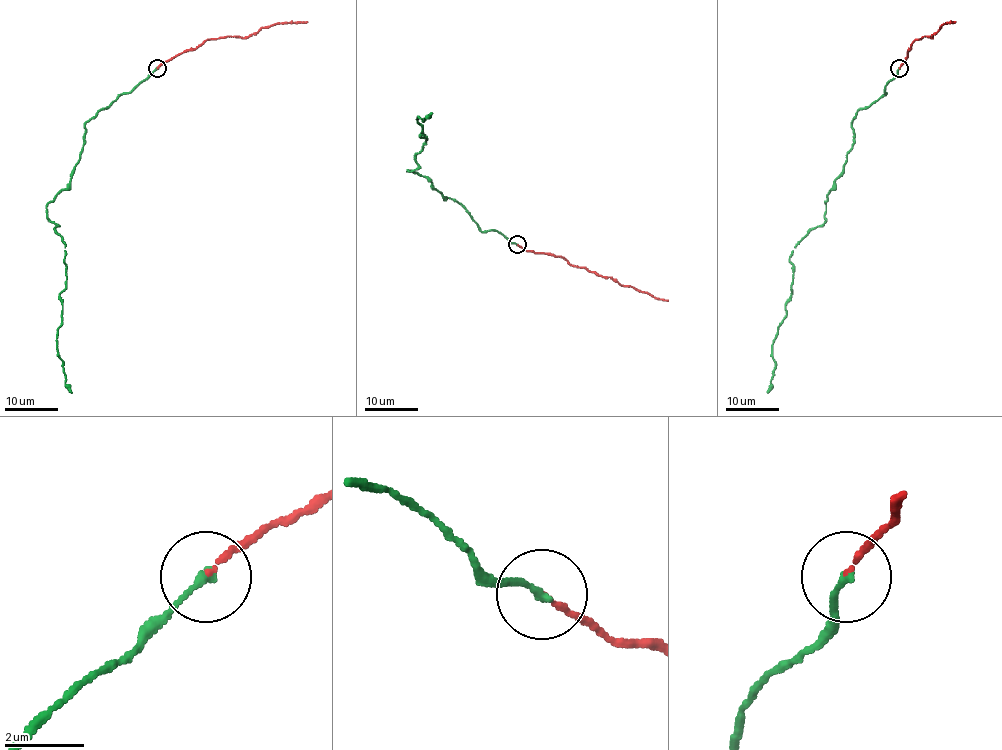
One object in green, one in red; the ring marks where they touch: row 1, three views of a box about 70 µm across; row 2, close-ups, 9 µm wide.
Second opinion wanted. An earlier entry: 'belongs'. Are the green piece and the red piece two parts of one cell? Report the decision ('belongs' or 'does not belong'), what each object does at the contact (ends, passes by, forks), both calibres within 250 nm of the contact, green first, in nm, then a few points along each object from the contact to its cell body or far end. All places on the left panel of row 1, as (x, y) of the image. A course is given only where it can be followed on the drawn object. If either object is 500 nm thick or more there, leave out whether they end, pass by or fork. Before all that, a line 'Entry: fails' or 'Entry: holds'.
Entry: holds
belongs; green ends; red ends; calibres 190 and 130 nm; course green (157, 68), (86, 123), (70, 185), (46, 207), (65, 244), (66, 288), (59, 294), (57, 351), (71, 392); course red (157, 68), (182, 53), (194, 50), (207, 39), (246, 38), (261, 27), (281, 22), (308, 22)

